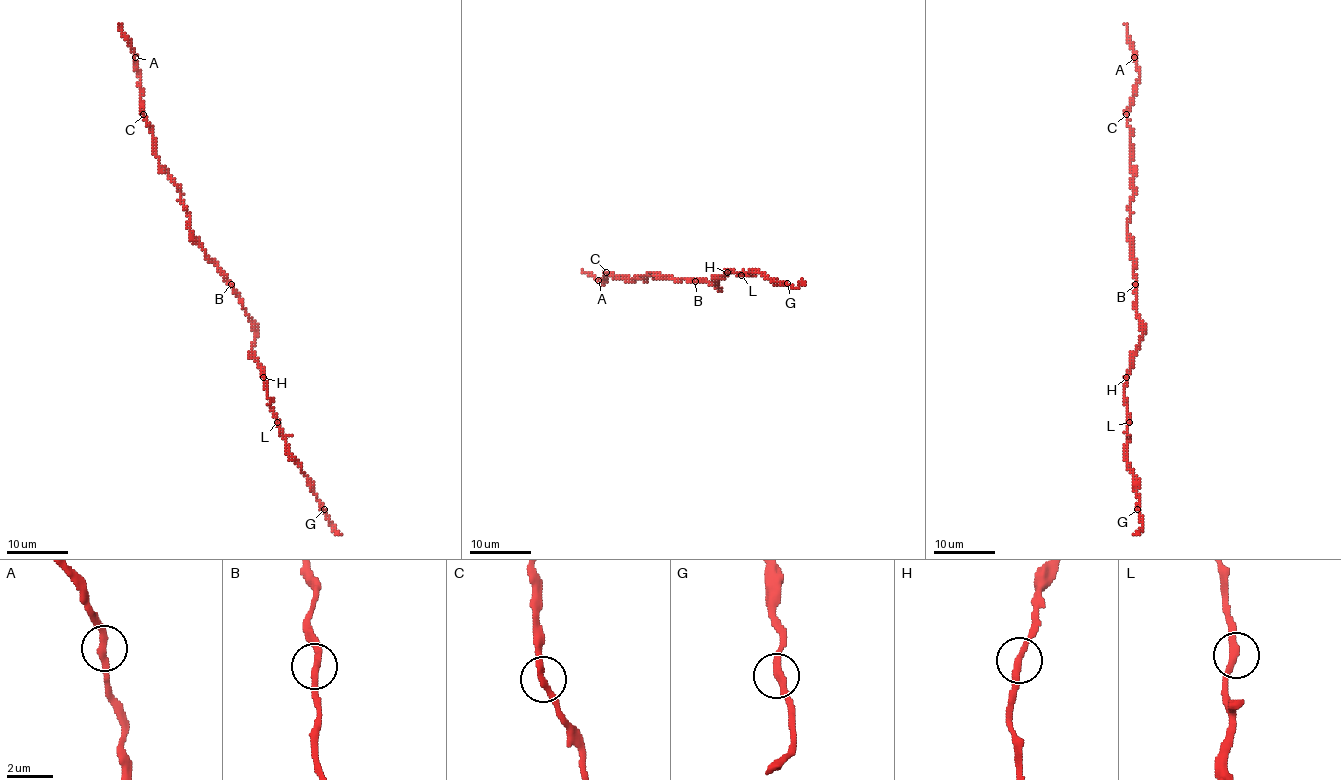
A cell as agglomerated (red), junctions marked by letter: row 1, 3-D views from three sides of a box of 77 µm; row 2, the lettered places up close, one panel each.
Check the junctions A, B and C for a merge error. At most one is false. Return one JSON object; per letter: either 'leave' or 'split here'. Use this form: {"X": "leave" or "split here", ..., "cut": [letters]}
{"A": "leave", "B": "leave", "C": "leave", "cut": []}

